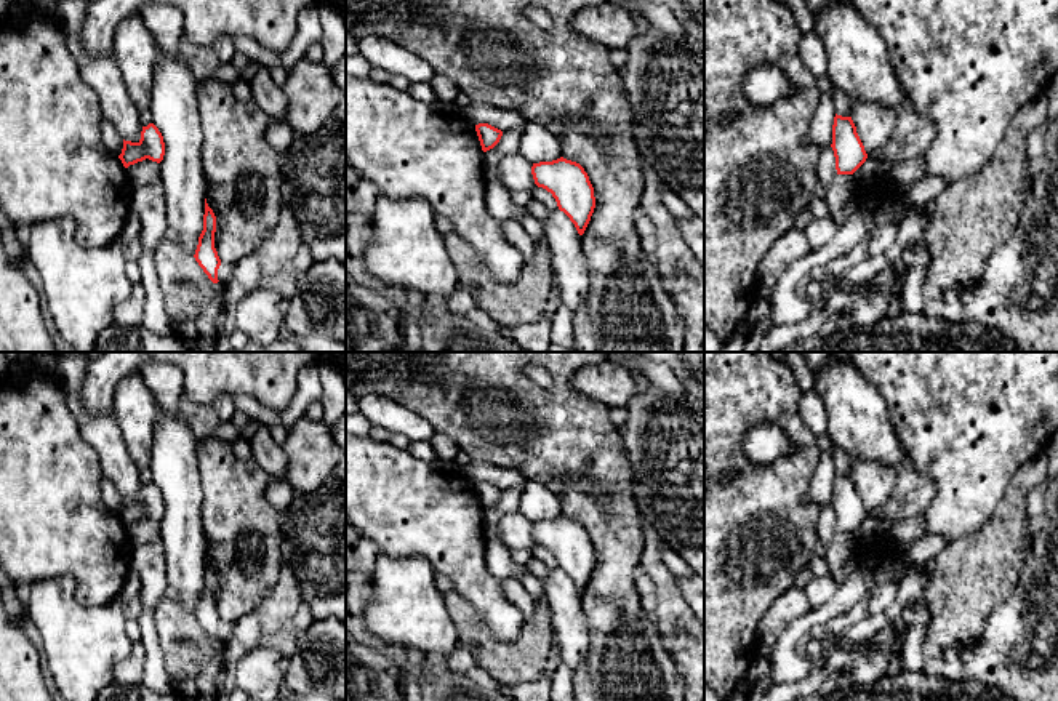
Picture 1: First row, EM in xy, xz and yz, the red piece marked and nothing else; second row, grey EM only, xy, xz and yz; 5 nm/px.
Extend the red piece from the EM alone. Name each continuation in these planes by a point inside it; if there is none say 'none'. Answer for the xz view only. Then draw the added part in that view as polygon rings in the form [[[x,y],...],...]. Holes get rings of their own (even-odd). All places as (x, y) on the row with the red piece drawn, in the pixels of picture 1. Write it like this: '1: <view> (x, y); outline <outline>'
none

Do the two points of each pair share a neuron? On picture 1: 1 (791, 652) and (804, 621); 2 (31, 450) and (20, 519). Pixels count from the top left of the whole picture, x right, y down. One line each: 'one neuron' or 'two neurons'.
1: one neuron
2: one neuron

